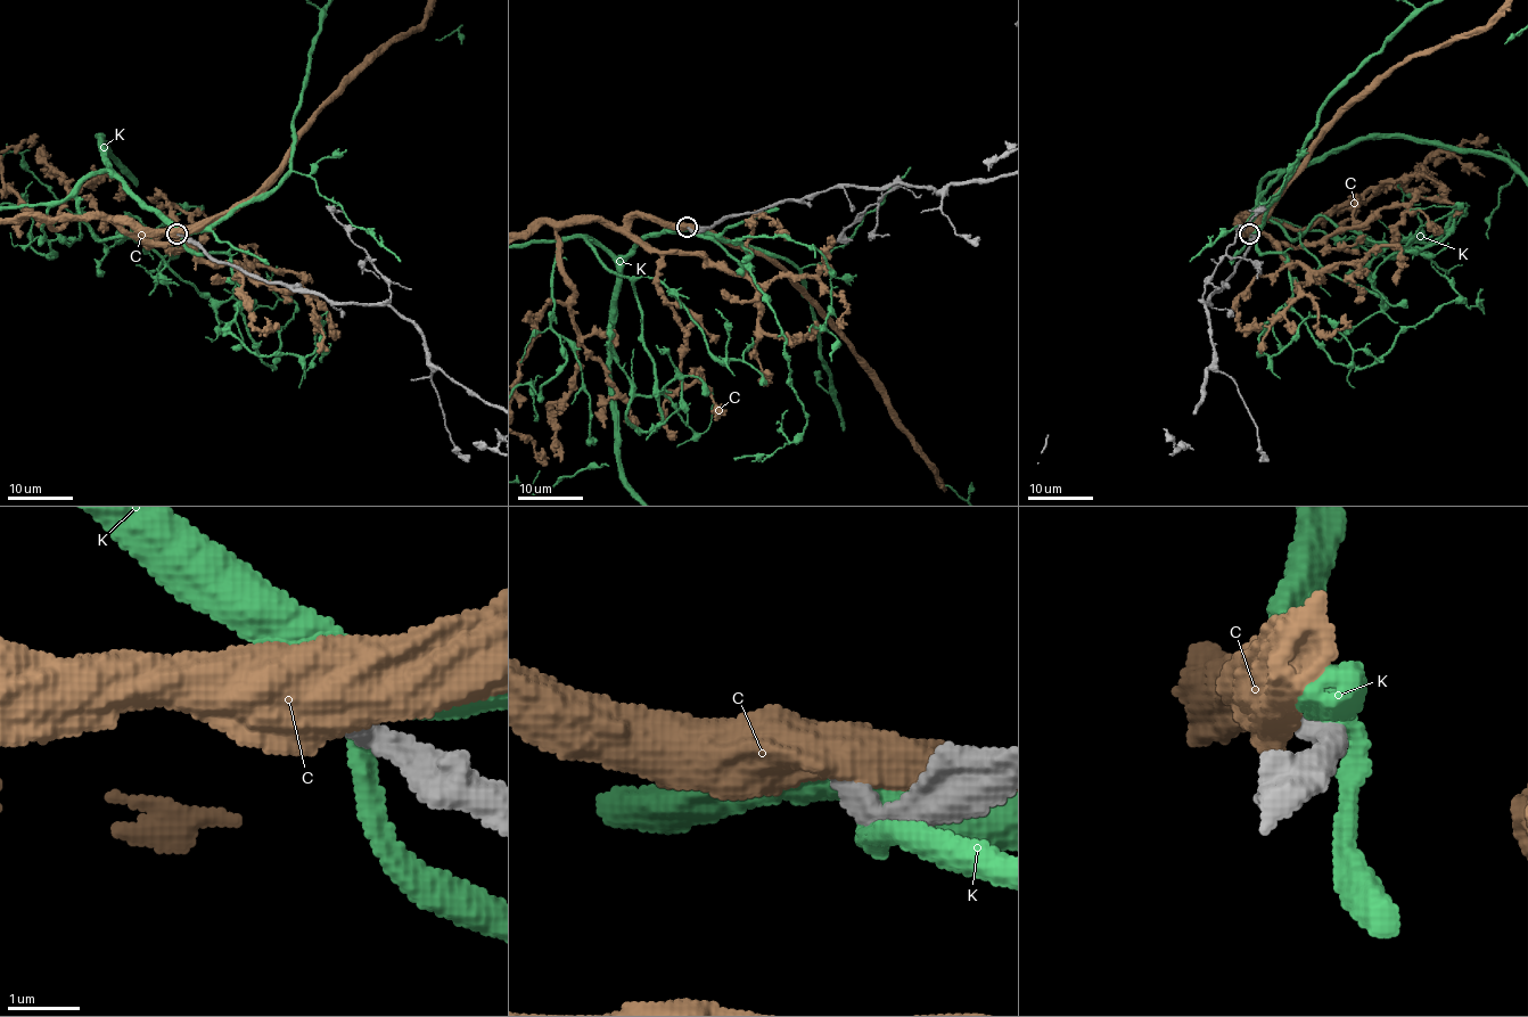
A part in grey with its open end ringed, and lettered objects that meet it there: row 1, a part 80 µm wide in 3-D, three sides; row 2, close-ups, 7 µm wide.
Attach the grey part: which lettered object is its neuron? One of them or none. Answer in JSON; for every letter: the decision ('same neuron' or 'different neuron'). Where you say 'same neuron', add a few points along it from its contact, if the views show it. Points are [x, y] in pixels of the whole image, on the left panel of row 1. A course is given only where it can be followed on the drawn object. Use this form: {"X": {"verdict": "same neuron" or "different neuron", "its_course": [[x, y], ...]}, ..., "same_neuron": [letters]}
{"C": {"verdict": "different neuron"}, "K": {"verdict": "different neuron"}, "same_neuron": []}

